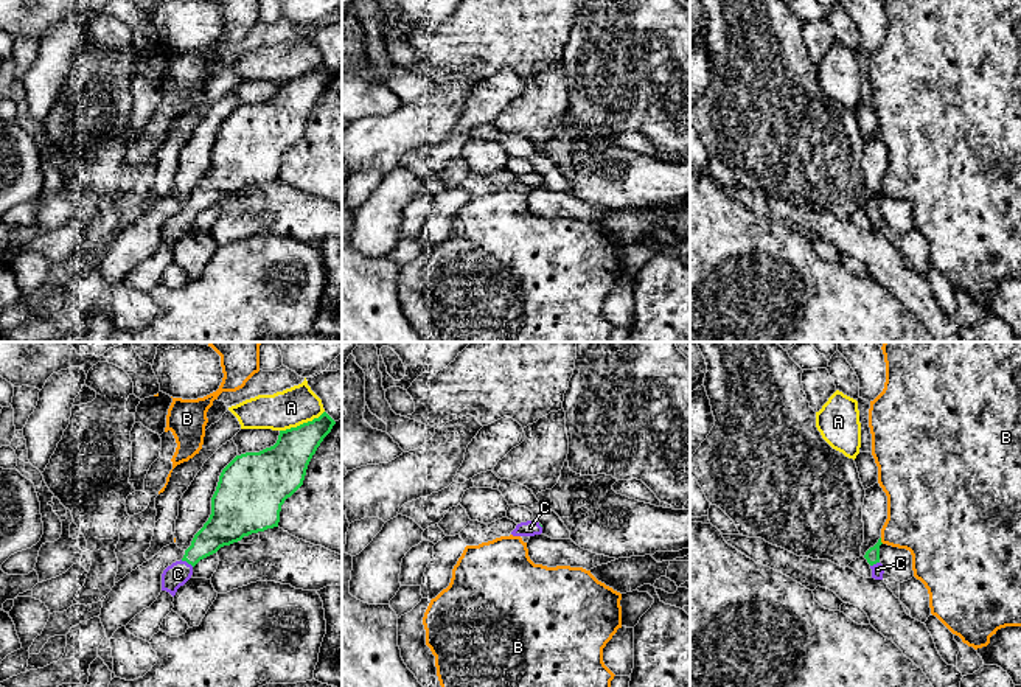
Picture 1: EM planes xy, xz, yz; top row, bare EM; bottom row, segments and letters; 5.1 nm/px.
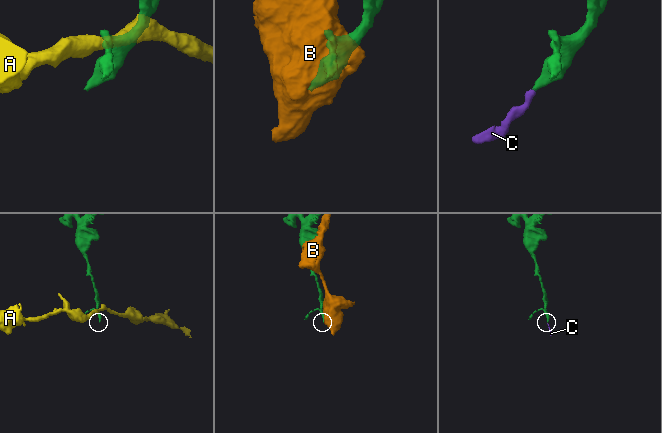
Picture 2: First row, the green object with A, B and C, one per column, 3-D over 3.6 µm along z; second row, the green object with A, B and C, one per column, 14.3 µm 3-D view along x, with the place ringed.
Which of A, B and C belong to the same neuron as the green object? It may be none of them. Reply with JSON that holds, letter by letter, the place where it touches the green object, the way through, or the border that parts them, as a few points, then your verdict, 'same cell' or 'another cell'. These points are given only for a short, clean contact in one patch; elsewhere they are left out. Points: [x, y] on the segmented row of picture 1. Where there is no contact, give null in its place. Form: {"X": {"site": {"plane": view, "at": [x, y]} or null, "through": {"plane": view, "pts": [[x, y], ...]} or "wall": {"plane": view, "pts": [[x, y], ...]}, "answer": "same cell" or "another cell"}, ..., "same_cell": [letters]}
{"A": {"site": {"plane": "xy", "at": [303, 423]}, "wall": {"plane": "xy", "pts": [[324, 411], [311, 420], [280, 431]]}, "answer": "another cell"}, "B": {"site": {"plane": "yz", "at": [880, 541]}, "answer": "another cell"}, "C": {"site": {"plane": "xy", "at": [187, 561]}, "through": {"plane": "xy", "pts": [[223, 529], [187, 561], [177, 574]]}, "answer": "same cell"}, "same_cell": ["C"]}

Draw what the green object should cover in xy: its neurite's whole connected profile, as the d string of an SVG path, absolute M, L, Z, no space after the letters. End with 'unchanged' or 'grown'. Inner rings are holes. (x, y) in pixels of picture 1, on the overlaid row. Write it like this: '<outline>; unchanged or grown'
M323 412L297 427L280 431L274 446L236 455L221 473L211 514L180 561L162 574L162 591L172 597L193 567L221 547L278 527L281 505L301 485L308 465L336 421Z; grown

